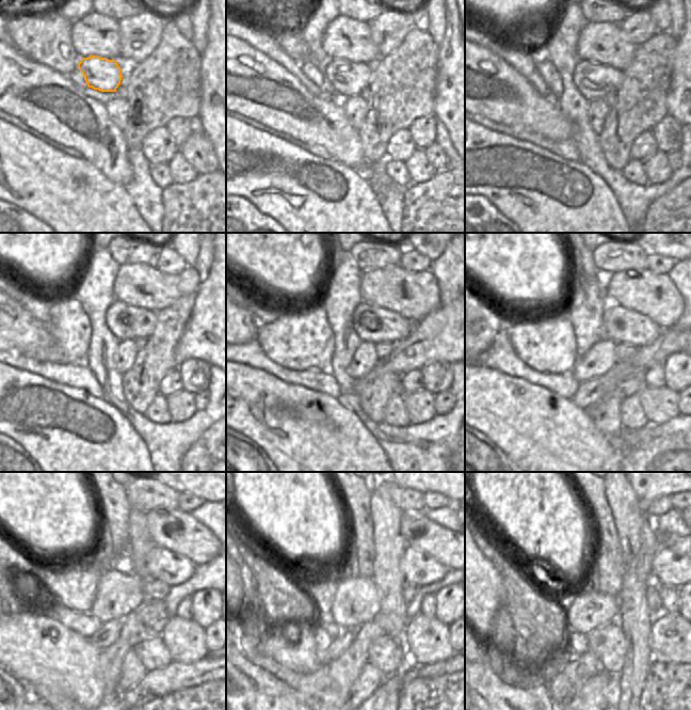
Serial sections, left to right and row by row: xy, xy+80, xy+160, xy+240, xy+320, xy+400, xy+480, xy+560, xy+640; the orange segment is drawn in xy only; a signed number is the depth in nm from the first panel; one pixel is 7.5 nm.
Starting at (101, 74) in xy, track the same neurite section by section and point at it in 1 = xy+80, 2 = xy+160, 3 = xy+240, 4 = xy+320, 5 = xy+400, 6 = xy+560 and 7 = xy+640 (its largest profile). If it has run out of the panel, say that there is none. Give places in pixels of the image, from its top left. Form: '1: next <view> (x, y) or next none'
1: next xy+80 (348, 78)
2: next xy+160 (594, 81)
3: next xy+240 (125, 321)
4: next xy+320 (371, 324)
5: next xy+400 (623, 326)
6: next xy+560 (418, 568)
7: next xy+640 (669, 569)

